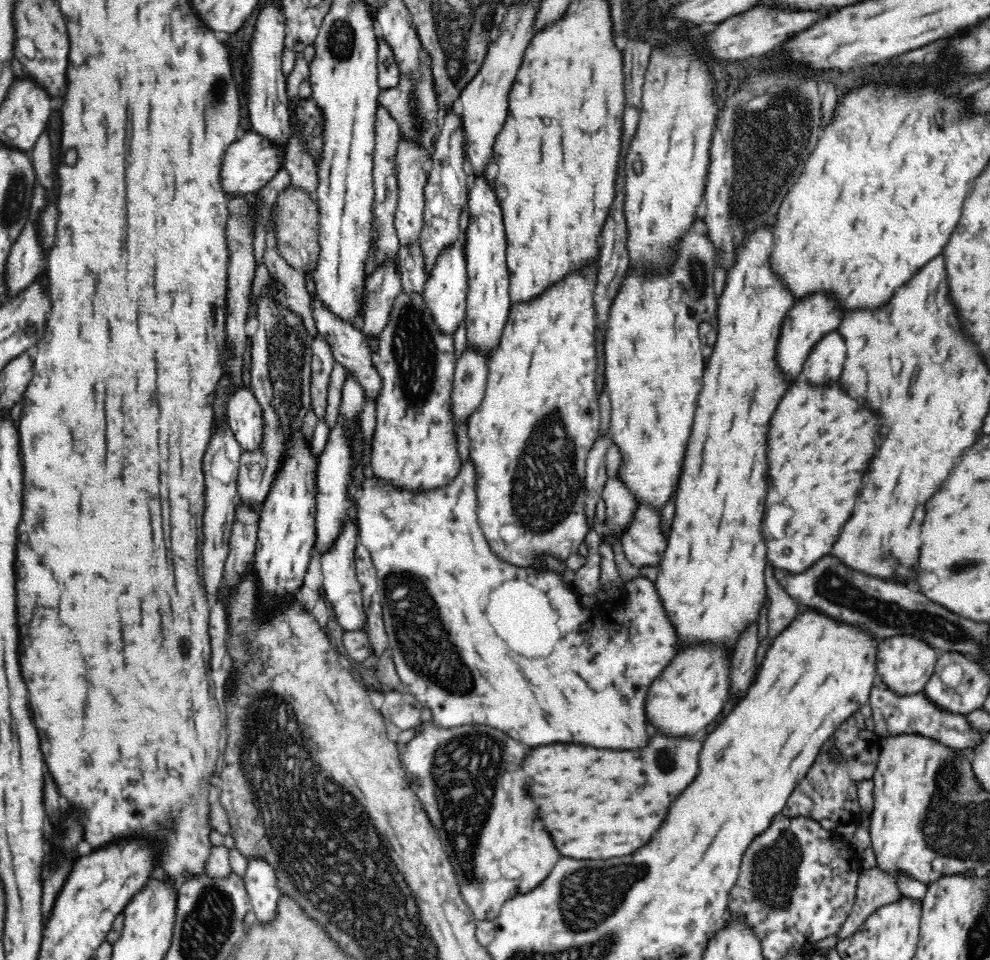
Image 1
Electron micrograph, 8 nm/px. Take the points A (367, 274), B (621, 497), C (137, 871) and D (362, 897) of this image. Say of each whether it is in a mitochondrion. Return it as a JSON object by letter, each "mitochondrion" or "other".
{"A":"other","B":"other","C":"other","D":"mitochondrion"}

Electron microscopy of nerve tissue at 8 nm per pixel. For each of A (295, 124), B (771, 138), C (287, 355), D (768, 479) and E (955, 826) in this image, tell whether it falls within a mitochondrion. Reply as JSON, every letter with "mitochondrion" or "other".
{"A":"other","B":"mitochondrion","C":"mitochondrion","D":"other","E":"mitochondrion"}

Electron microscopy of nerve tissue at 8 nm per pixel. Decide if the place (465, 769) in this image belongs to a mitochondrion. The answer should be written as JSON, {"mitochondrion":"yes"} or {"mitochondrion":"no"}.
{"mitochondrion":"yes"}

